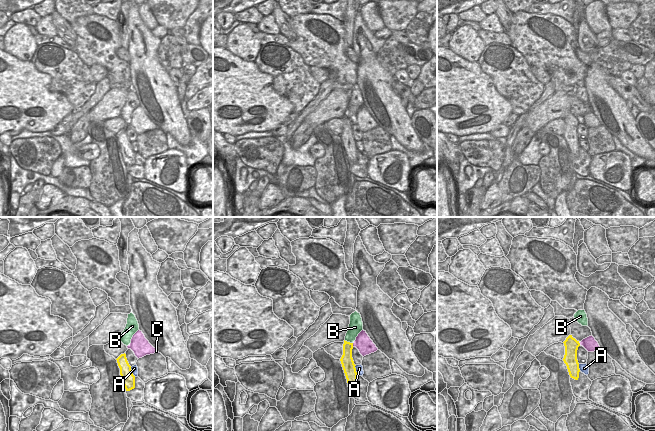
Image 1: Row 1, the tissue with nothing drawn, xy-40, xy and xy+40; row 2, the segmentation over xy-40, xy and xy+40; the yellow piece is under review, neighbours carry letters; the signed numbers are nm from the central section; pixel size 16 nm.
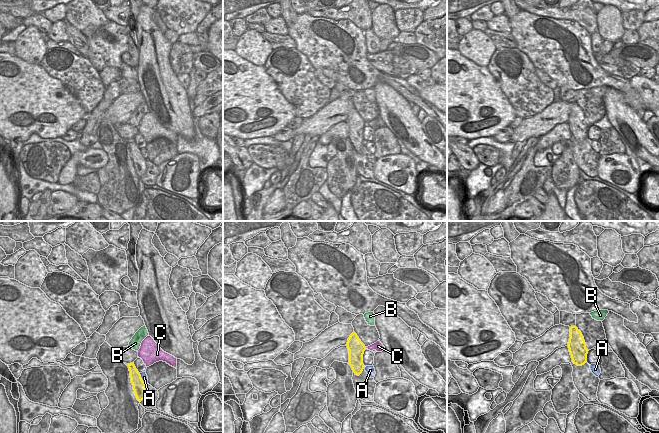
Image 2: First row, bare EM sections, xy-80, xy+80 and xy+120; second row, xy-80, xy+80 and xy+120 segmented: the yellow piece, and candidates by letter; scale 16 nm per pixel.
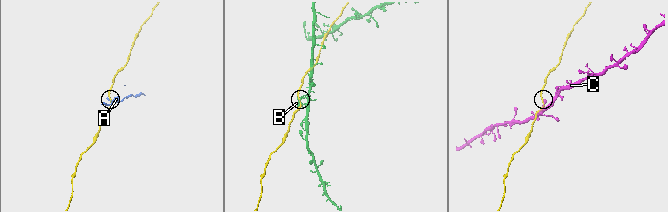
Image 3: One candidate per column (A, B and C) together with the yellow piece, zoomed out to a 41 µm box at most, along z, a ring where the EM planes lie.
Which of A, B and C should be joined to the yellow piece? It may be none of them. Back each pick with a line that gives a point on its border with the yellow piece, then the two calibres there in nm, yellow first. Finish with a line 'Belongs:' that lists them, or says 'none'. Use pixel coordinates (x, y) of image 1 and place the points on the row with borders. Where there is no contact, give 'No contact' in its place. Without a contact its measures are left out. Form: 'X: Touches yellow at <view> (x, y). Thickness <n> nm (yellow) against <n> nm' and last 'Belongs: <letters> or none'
Belongs: none

